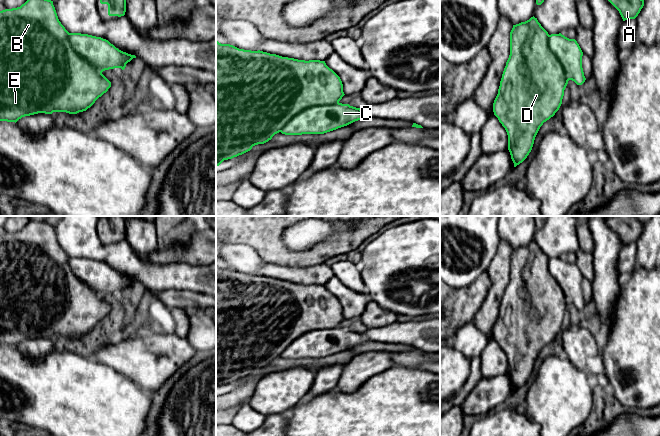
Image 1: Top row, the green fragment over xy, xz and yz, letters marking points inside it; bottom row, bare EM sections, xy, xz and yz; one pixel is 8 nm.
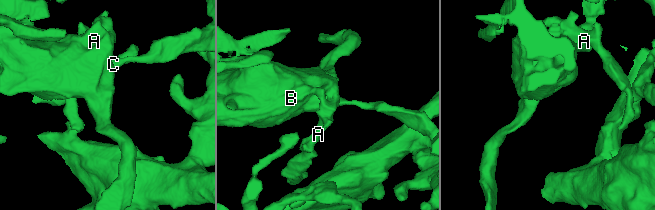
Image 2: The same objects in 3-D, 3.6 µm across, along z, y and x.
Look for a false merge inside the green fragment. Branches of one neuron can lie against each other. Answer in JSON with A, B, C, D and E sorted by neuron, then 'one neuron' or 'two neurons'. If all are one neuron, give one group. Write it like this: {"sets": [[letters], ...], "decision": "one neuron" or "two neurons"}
{"sets": [["A", "B", "D", "E"], ["C"]], "decision": "two neurons"}

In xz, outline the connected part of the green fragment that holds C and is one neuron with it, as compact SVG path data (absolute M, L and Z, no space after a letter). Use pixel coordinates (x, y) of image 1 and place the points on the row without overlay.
M349 328L311 330L294 340L280 356L285 359L324 358L365 341L360 332Z

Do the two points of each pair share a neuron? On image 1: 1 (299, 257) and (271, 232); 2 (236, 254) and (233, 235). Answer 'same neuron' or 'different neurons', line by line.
1: same neuron
2: different neurons

